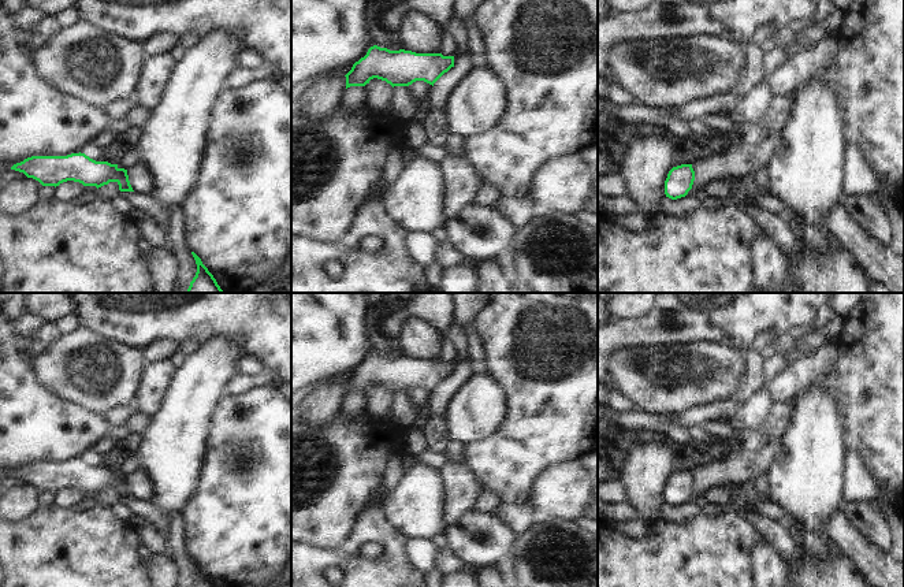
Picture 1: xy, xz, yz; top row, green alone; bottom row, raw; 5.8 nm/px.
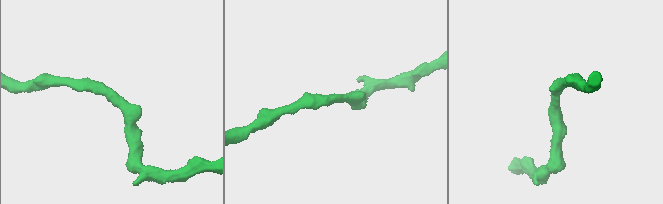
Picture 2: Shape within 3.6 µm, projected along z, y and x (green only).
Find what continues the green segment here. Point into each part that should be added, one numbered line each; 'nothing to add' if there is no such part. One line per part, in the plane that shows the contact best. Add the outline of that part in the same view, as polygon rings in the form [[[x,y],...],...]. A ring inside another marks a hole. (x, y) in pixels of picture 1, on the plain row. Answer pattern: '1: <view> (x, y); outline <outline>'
nothing to add

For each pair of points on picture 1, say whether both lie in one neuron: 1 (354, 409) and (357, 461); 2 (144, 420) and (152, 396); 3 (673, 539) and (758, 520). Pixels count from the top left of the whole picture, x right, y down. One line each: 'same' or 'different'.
1: different
2: different
3: different

